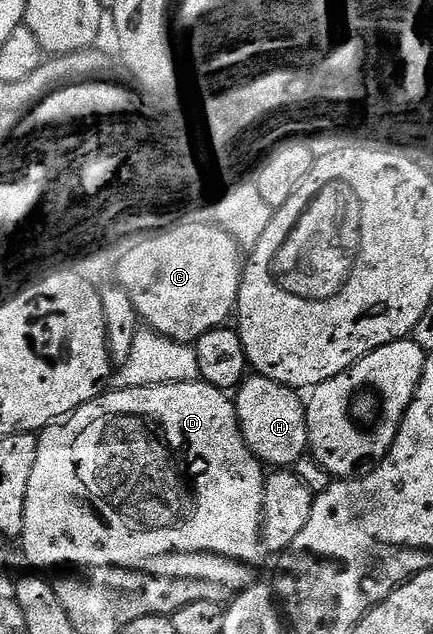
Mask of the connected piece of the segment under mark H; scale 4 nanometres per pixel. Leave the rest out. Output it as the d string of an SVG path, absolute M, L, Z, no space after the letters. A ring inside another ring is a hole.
M257 374L244 378L234 392L233 402L241 433L251 452L268 468L294 468L296 461L308 454L307 408L304 400L299 400L299 395L296 388L269 381L264 375Z

